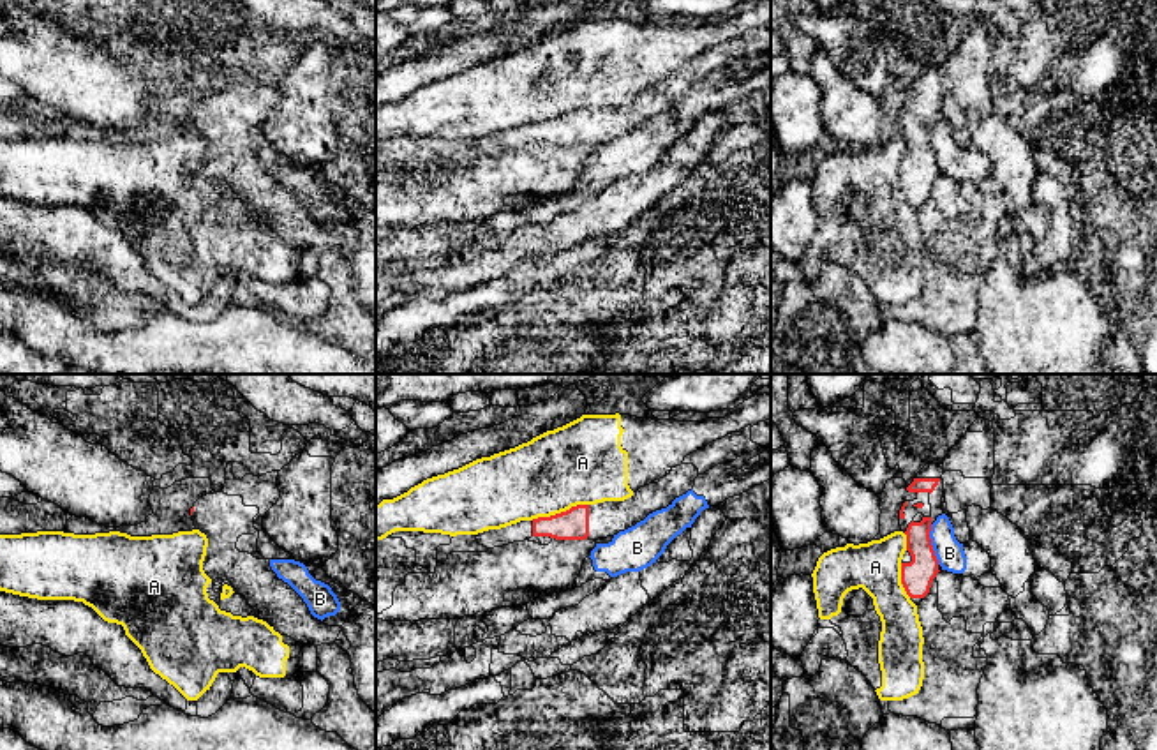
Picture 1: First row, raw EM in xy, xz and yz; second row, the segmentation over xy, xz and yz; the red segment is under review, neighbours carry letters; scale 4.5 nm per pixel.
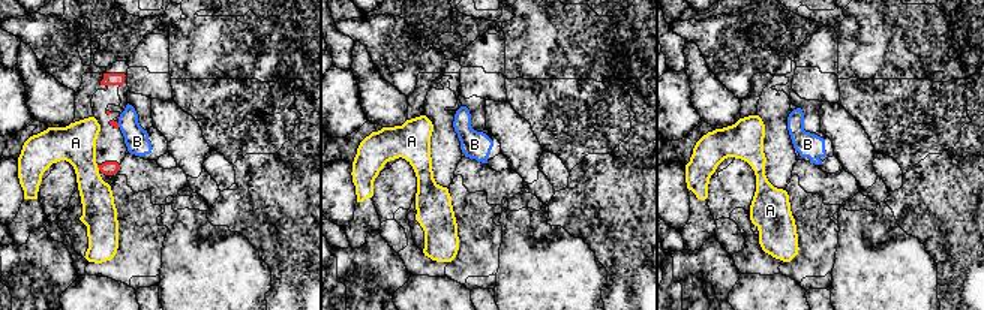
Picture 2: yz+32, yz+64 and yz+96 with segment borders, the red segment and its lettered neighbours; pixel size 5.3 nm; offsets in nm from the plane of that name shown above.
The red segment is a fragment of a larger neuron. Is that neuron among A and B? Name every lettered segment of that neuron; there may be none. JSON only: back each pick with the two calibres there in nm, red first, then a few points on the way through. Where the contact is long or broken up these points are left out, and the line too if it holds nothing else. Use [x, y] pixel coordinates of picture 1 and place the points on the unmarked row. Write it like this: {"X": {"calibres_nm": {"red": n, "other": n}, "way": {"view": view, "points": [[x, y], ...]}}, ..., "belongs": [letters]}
{"belongs": []}

